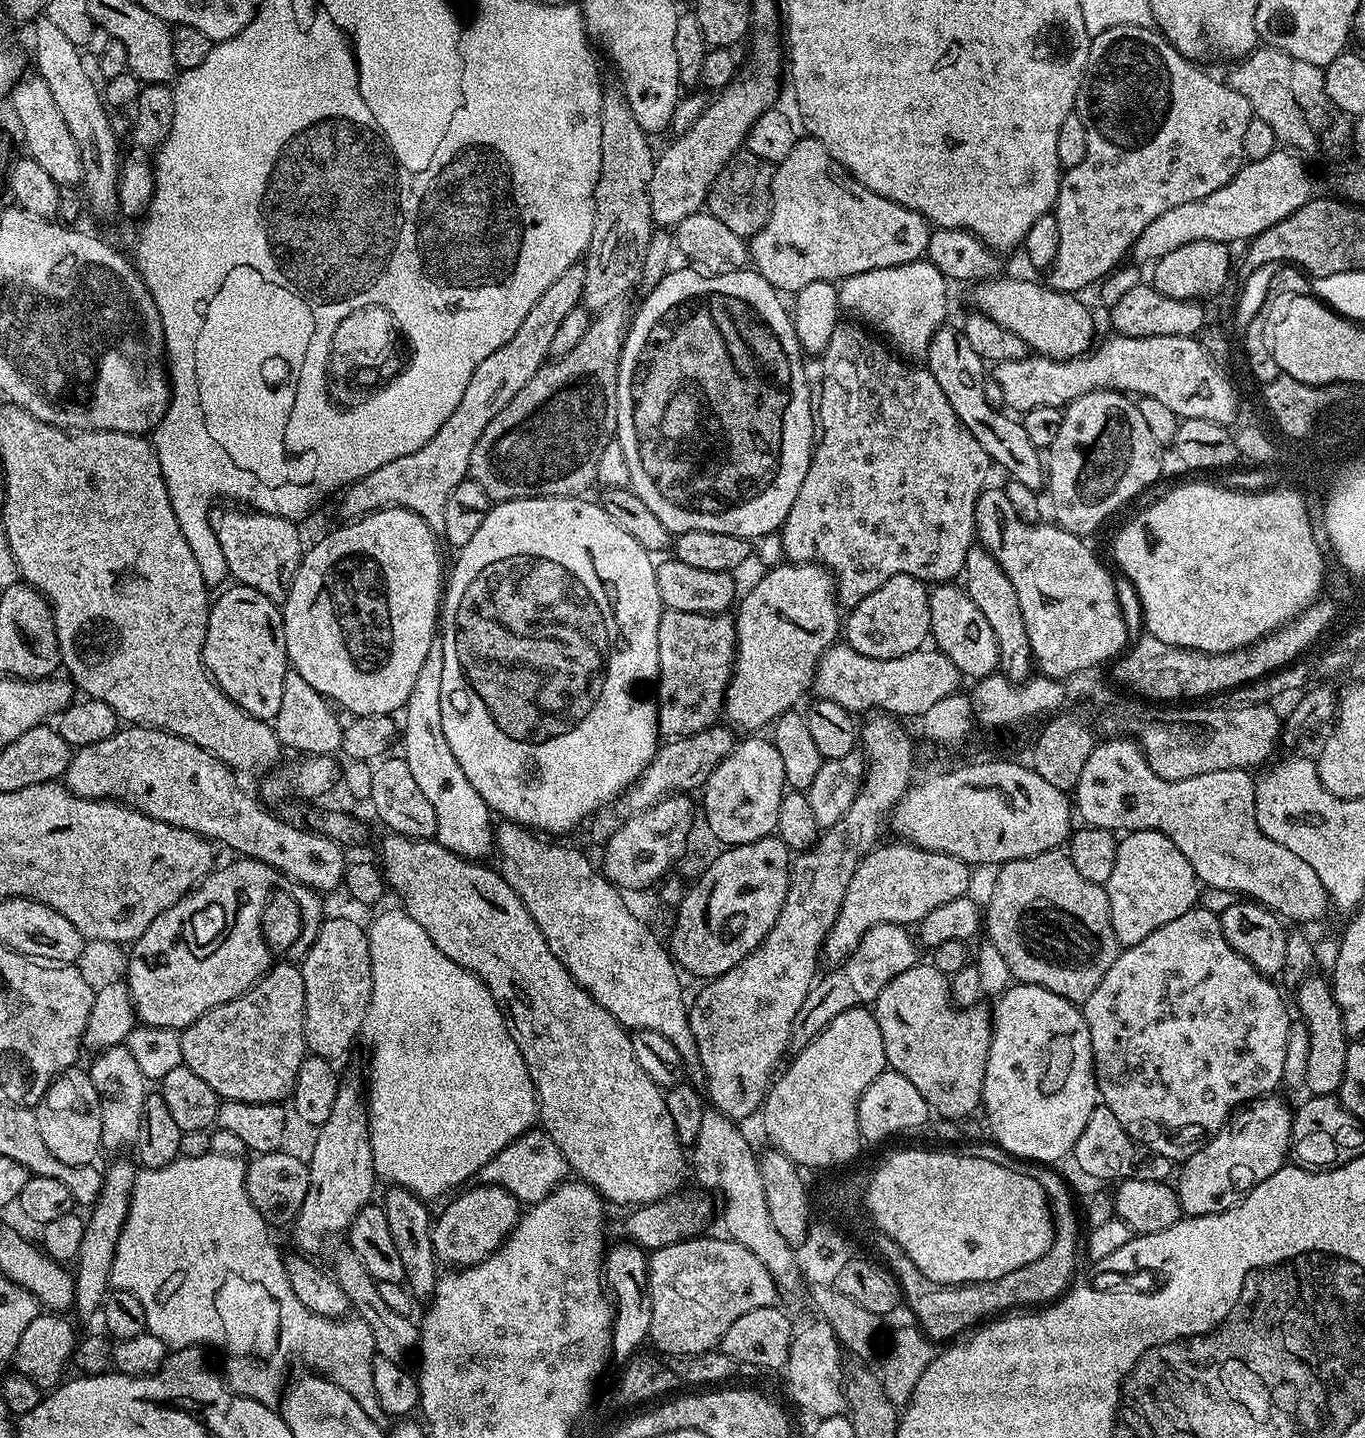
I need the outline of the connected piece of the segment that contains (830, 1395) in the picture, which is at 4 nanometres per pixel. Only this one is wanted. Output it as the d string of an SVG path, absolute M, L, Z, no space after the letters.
M816 1318L813 1324L797 1331L792 1338L788 1351L788 1392L792 1400L804 1412L809 1412L815 1418L839 1416L845 1411L844 1382L846 1368L840 1365L842 1345L837 1340L834 1330L827 1321Z

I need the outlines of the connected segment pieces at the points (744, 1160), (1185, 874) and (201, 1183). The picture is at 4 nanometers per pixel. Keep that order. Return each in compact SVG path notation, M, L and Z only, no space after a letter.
M711 1106L705 1107L698 1138L690 1150L691 1171L693 1168L697 1180L704 1187L718 1190L724 1196L725 1233L762 1260L780 1289L786 1292L794 1290L802 1284L795 1249L779 1234L771 1221L757 1153L754 1154L749 1140L740 1133L739 1128L728 1116Z
M1130 832L1116 845L1114 870L1107 882L1110 898L1110 922L1122 946L1142 942L1154 930L1182 918L1197 907L1198 881L1194 866L1186 862L1186 854L1161 832Z
M211 1154L202 1158L180 1156L161 1168L144 1168L137 1171L128 1217L116 1243L116 1253L112 1263L111 1287L115 1290L126 1290L130 1294L134 1294L134 1298L138 1298L138 1302L142 1302L142 1310L146 1310L147 1332L154 1334L154 1338L158 1338L163 1344L168 1345L169 1349L194 1348L205 1346L204 1344L209 1344L212 1348L221 1348L225 1352L222 1376L235 1395L245 1396L269 1406L275 1405L281 1399L286 1387L284 1367L291 1360L300 1359L312 1364L311 1371L313 1373L324 1376L330 1382L342 1386L342 1390L346 1390L346 1394L350 1394L350 1398L354 1398L354 1402L358 1402L358 1406L362 1406L362 1411L372 1420L383 1421L385 1414L378 1406L378 1398L374 1394L372 1358L377 1355L377 1351L370 1328L366 1322L359 1318L348 1320L349 1318L332 1319L327 1316L315 1316L310 1309L302 1306L302 1302L298 1302L298 1294L294 1294L294 1290L290 1290L290 1282L284 1269L284 1256L282 1252L276 1249L276 1244L272 1241L271 1234L268 1233L271 1232L270 1225L262 1218L262 1214L258 1214L258 1210L254 1210L254 1206L246 1194L245 1171L246 1164L241 1157L213 1156Z

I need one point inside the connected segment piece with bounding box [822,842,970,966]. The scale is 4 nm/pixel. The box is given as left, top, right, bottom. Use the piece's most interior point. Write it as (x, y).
(899, 883)

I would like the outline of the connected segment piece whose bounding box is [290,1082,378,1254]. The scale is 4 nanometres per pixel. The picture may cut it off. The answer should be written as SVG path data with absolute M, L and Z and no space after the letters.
M341 1083L338 1090L338 1098L334 1098L334 1106L330 1118L326 1118L324 1124L315 1129L316 1141L312 1144L312 1157L307 1157L308 1165L308 1189L306 1198L302 1202L300 1212L290 1225L292 1240L297 1244L299 1251L304 1254L320 1252L324 1243L331 1236L347 1233L352 1225L353 1218L372 1199L372 1191L378 1185L378 1177L374 1170L374 1158L370 1146L370 1134L368 1133L368 1106L365 1093L356 1084Z

